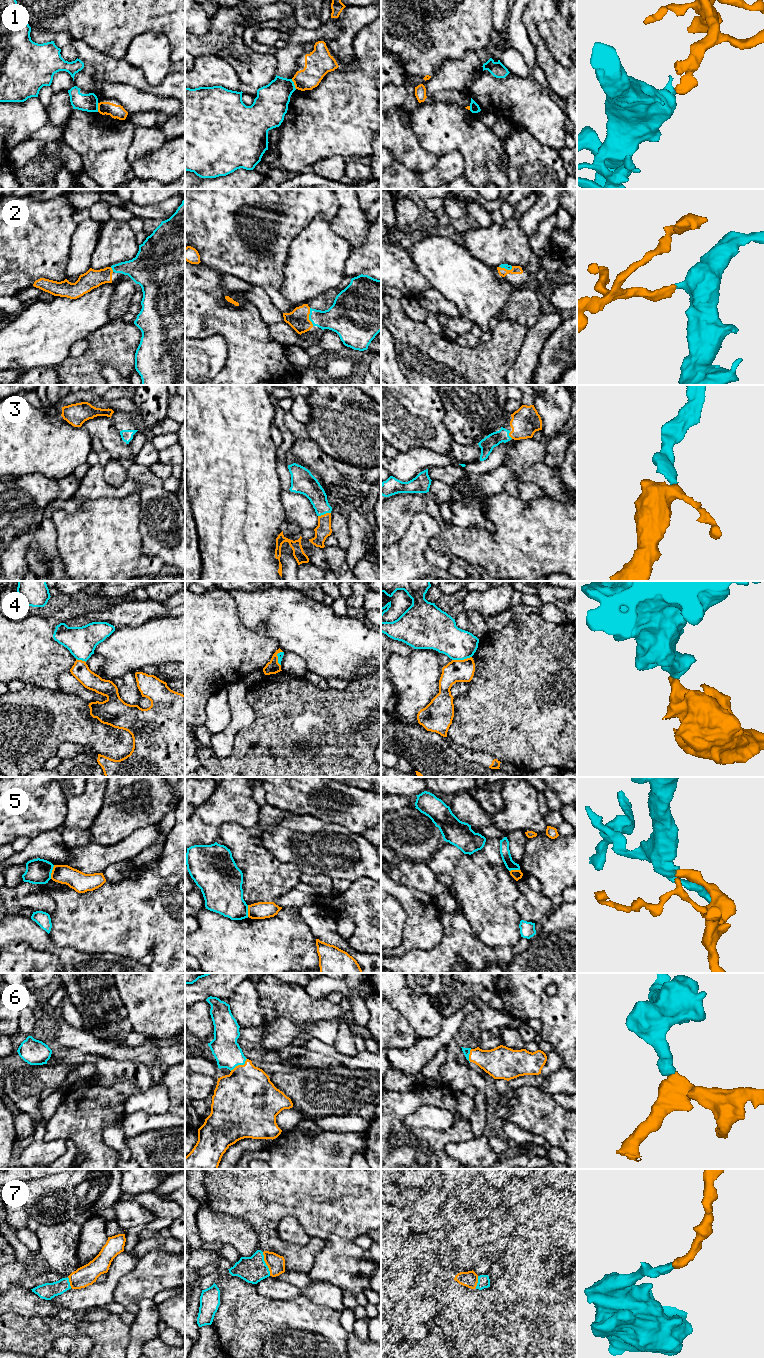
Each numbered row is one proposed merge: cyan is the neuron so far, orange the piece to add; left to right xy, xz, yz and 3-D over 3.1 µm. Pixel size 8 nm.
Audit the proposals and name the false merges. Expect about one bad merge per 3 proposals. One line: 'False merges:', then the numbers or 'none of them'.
False merges: 1, 4, 5

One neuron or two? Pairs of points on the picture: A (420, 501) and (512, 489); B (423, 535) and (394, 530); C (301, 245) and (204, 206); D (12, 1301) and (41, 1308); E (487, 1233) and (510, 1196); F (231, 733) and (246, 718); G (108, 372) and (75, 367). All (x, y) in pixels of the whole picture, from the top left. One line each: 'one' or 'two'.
A: two
B: two
C: two
D: one
E: two
F: one
G: two

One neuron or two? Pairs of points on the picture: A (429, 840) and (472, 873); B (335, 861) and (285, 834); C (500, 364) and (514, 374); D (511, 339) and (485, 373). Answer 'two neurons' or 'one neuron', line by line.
A: two neurons
B: one neuron
C: two neurons
D: one neuron

